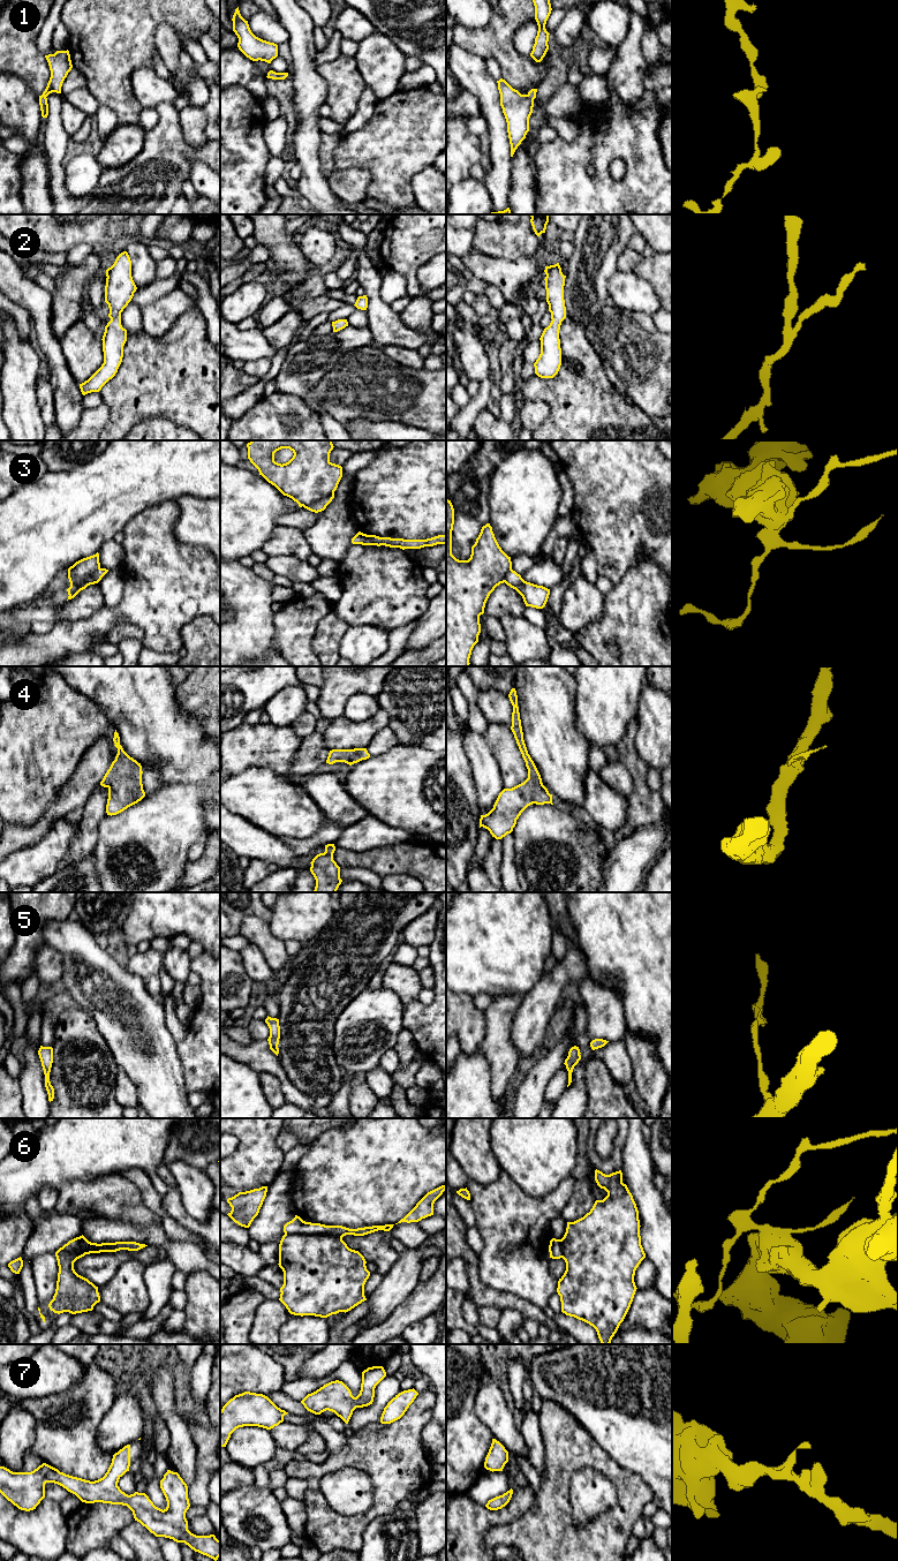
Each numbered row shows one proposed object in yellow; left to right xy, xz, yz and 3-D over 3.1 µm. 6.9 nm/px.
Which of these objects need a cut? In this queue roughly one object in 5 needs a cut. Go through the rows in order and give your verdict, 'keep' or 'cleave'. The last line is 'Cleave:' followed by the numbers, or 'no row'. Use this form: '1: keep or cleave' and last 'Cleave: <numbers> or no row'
1: keep
2: keep
3: cleave
4: keep
5: keep
6: cleave
7: keep
Cleave: 3, 6

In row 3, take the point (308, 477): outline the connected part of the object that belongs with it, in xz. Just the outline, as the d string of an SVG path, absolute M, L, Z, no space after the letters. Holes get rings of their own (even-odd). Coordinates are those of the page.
M251 440L247 447L248 459L258 469L259 475L300 507L312 505L334 493L342 477L342 467L330 461L330 453L334 447L332 440ZM281 448L289 448L294 453L293 458L282 465L274 461L274 453Z

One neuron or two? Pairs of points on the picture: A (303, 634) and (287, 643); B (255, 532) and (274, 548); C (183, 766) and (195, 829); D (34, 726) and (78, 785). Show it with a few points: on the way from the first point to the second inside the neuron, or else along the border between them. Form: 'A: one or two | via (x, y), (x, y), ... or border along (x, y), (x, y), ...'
A: one | via (300, 634), (296, 634), (291, 640)
B: two | border along (278, 526), (273, 535), (261, 548)
C: two | border along (208, 781), (202, 784), (163, 785)
D: two | border along (84, 752), (75, 771), (61, 786), (57, 799)

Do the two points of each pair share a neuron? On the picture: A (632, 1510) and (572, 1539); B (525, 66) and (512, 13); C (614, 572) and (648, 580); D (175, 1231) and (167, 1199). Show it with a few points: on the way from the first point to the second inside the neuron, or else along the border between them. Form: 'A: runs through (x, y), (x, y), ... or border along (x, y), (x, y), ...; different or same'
A: runs through (617, 1523), (601, 1539), (587, 1539); same
B: runs through (511, 54), (506, 50), (506, 27); same
C: border along (639, 551), (636, 563), (614, 585); different
D: border along (160, 1197), (163, 1207), (175, 1220), (194, 1233); different

